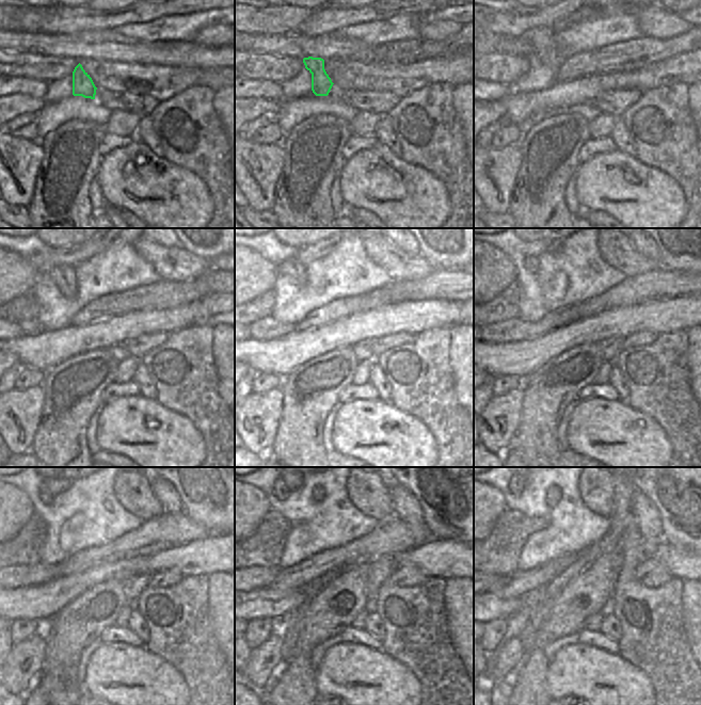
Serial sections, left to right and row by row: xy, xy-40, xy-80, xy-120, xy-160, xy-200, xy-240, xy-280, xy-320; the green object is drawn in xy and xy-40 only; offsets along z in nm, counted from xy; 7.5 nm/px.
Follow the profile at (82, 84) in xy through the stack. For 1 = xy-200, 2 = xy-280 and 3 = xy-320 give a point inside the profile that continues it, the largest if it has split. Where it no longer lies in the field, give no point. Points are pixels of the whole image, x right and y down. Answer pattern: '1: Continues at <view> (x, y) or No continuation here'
1: Continues at xy-200 (530, 263)
2: Continues at xy-280 (281, 491)
3: Continues at xy-320 (515, 489).

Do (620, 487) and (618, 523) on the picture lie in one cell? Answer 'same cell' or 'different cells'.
same cell

